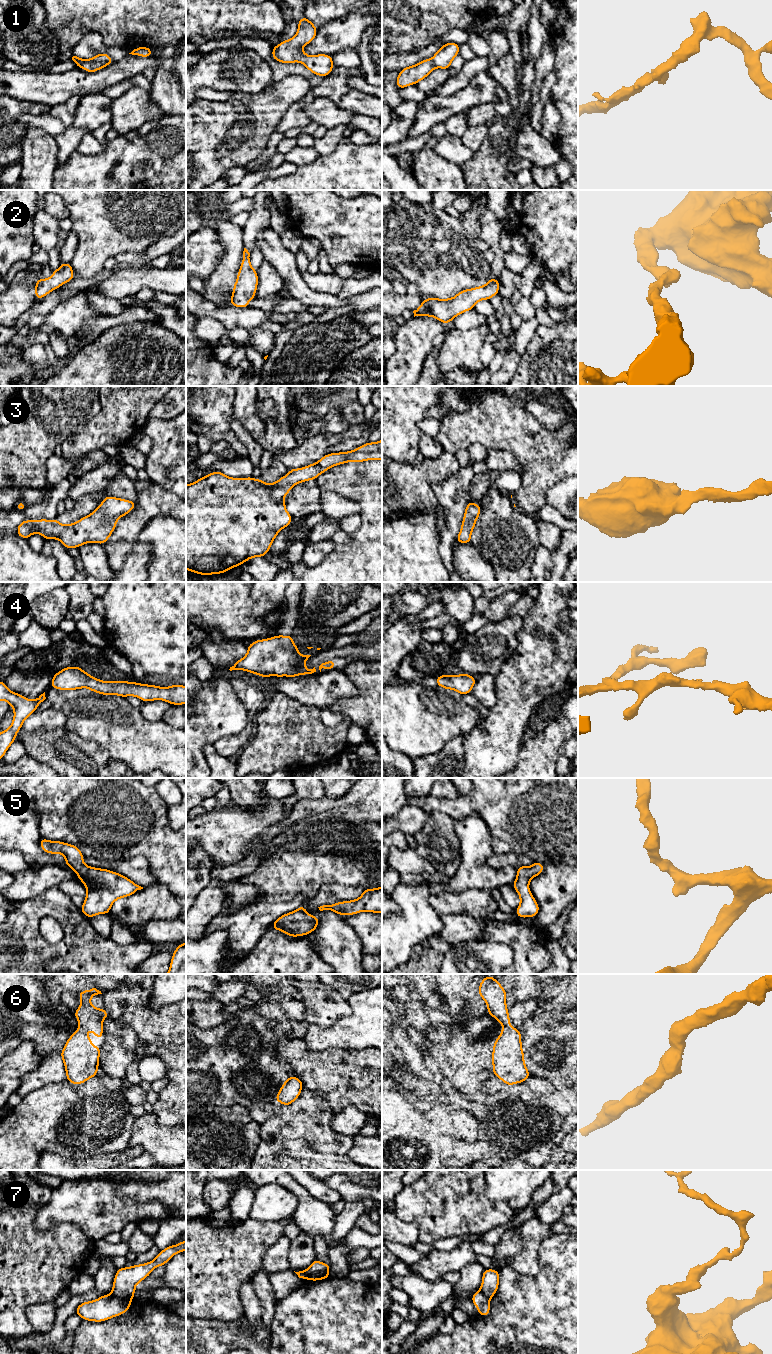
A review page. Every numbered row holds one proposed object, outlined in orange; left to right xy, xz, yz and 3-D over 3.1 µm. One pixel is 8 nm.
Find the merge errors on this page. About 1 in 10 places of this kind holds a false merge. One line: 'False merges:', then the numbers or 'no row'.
False merges: 7

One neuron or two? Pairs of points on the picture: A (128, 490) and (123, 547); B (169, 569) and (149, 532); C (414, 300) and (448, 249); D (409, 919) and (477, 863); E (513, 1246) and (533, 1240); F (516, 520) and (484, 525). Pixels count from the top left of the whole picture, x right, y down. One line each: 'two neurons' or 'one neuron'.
A: two neurons
B: one neuron
C: two neurons
D: one neuron
E: two neurons
F: one neuron

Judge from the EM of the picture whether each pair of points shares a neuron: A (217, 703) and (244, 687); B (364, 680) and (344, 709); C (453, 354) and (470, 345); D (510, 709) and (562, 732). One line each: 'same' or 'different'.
A: different
B: same
C: same
D: different

